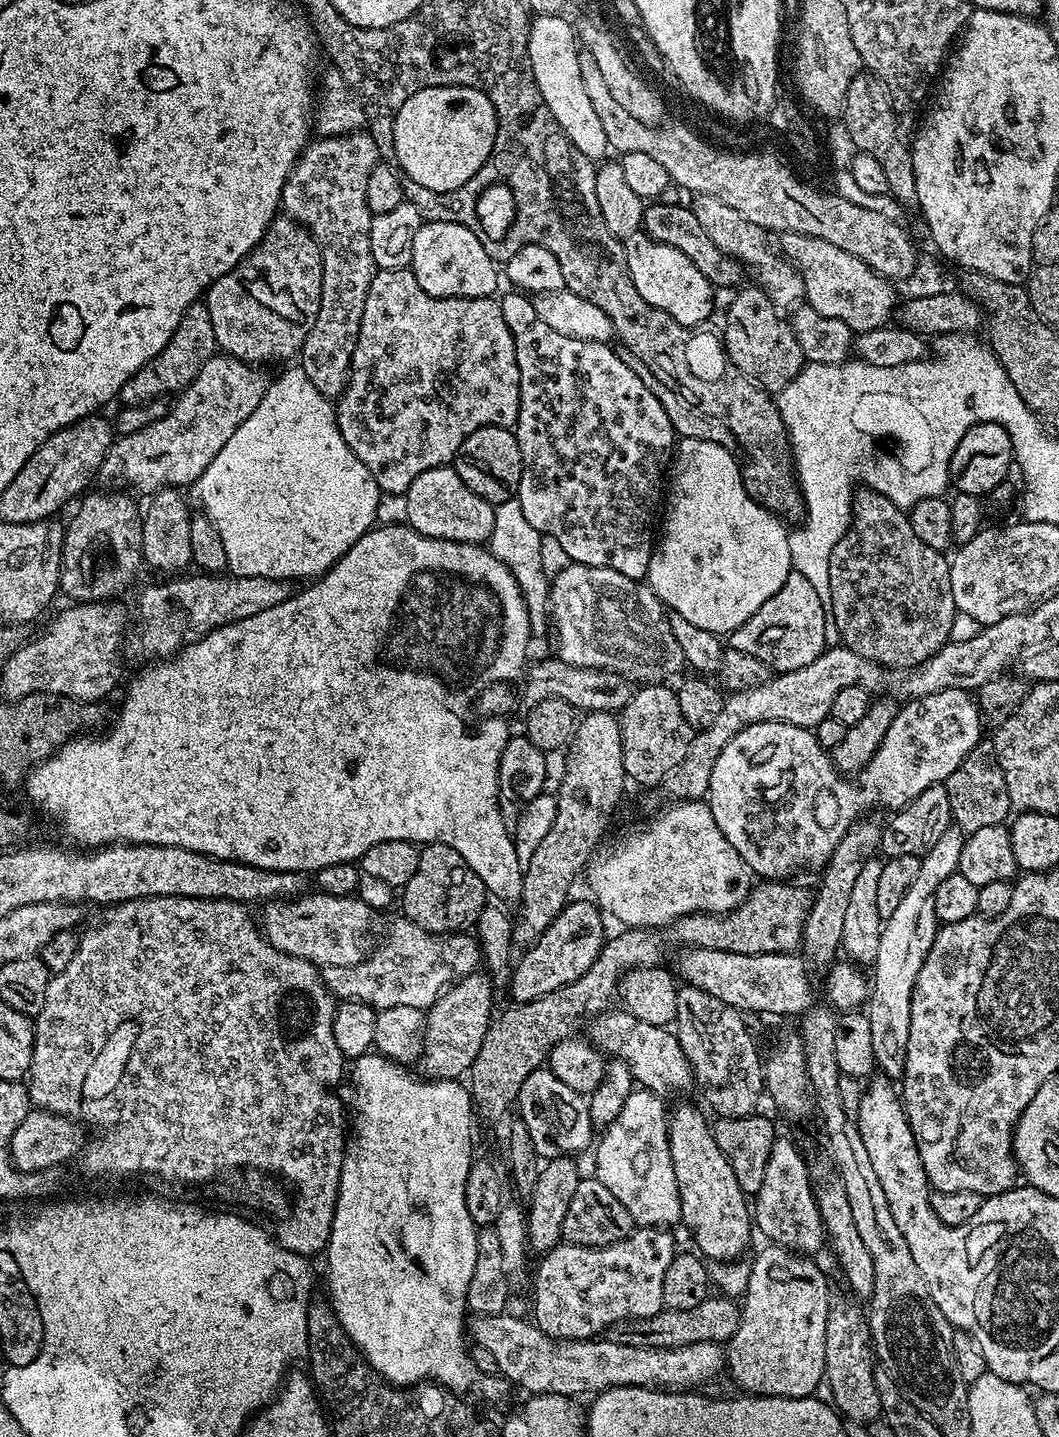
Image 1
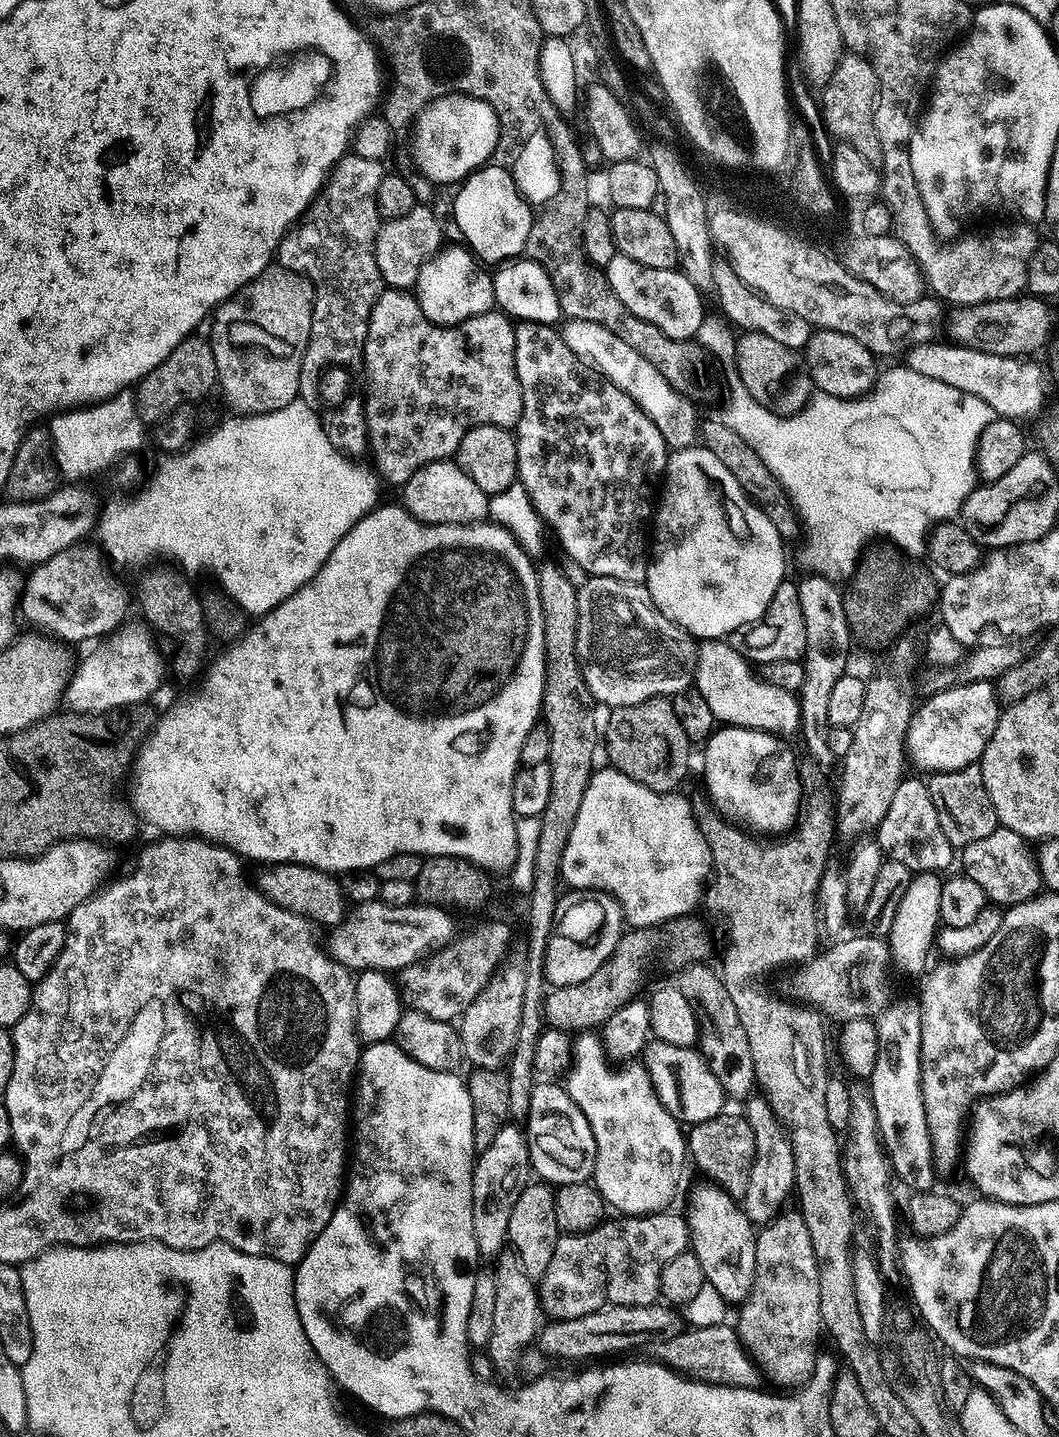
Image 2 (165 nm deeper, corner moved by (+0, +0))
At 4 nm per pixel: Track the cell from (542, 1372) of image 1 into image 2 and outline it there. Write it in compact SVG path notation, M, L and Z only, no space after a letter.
M731 1323L704 1324L701 1328L685 1327L674 1338L657 1343L655 1348L655 1355L663 1363L682 1374L687 1374L691 1379L703 1380L705 1384L721 1384L727 1388L761 1387L762 1368L744 1347Z

